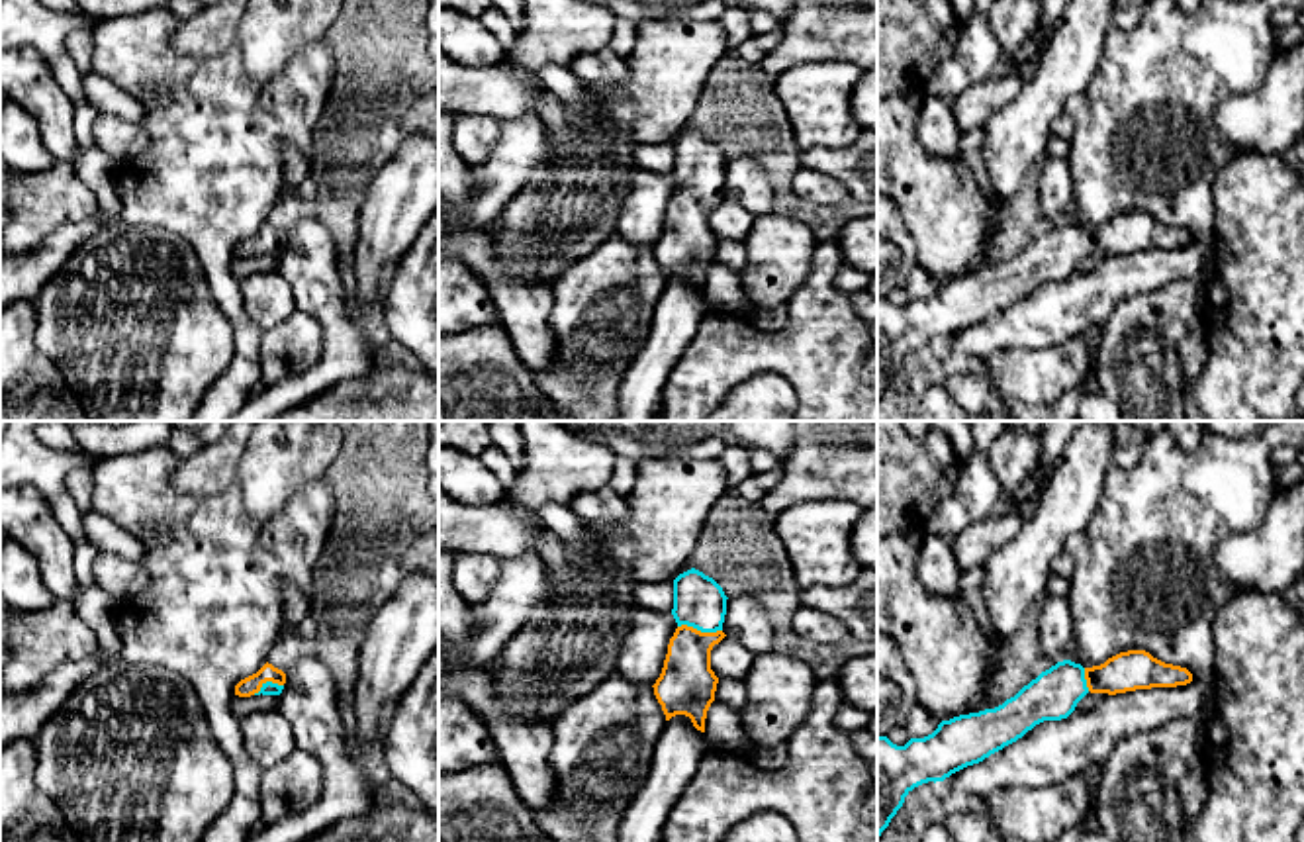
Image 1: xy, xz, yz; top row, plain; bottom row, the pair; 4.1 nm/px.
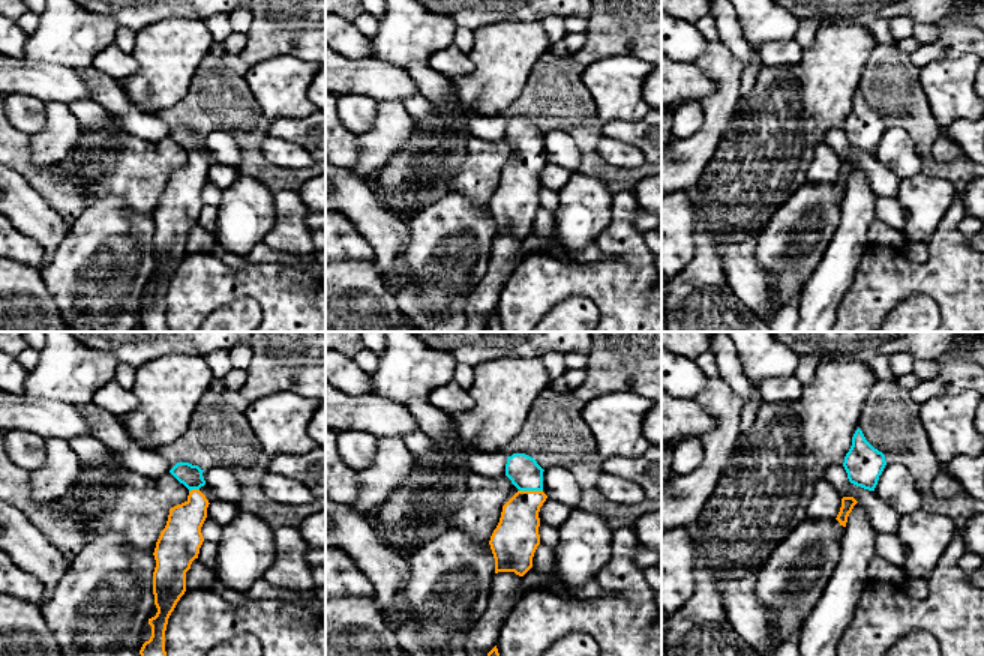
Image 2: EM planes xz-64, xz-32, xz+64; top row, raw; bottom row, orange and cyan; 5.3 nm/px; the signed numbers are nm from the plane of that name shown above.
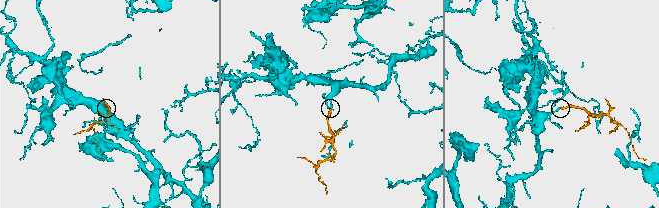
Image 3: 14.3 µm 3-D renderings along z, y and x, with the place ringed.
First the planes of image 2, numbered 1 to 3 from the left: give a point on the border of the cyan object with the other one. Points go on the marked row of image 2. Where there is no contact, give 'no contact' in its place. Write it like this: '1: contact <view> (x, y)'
1: contact xz-64 (194, 490)
2: contact xz-32 (531, 491)
3: no contact

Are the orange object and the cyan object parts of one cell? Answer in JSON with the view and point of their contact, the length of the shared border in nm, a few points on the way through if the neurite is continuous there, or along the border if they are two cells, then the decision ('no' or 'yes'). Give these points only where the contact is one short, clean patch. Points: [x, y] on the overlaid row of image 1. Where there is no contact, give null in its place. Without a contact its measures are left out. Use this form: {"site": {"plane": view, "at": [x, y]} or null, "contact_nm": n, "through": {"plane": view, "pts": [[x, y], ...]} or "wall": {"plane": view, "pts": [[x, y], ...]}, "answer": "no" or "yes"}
{"site": {"plane": "xz", "at": [699, 631]}, "contact_nm": 190, "through": {"plane": "xz", "pts": [[686, 686], [688, 653], [699, 631], [699, 602]]}, "answer": "yes"}

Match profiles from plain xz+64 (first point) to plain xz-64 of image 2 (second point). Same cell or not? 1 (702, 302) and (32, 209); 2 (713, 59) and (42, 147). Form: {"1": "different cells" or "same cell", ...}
{"1": "same cell", "2": "same cell"}

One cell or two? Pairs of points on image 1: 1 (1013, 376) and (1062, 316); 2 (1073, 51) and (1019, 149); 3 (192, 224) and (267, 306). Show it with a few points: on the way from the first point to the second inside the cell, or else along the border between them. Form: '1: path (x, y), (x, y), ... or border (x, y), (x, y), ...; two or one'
1: border (1077, 333), (1042, 347), (1007, 347), (989, 357); two
2: path (1060, 75), (1023, 126); one
3: border (239, 282), (243, 310), (259, 326); two

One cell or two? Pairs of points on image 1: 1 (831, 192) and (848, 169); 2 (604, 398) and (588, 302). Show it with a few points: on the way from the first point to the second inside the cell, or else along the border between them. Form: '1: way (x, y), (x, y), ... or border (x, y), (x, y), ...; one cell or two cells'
1: border (801, 165), (833, 177), (852, 196); two cells
2: way (592, 374), (592, 326); one cell

